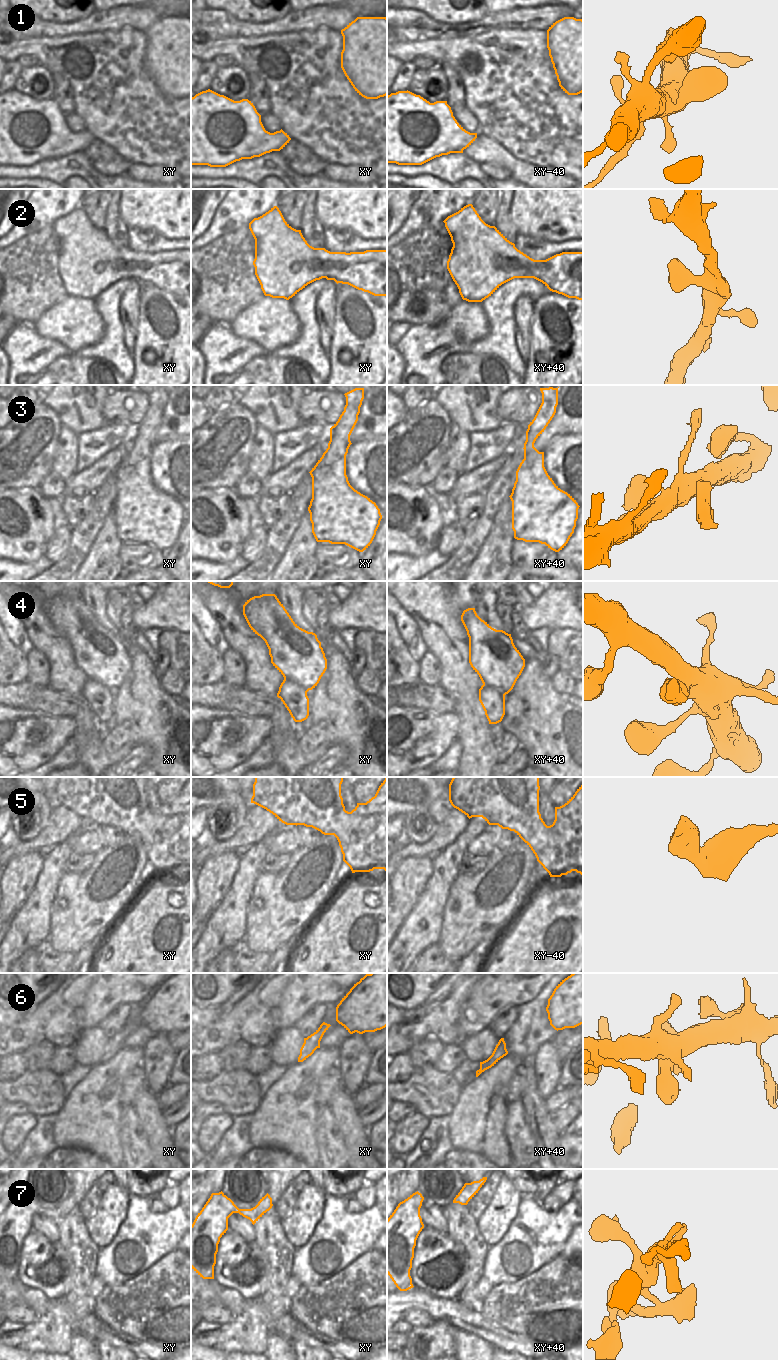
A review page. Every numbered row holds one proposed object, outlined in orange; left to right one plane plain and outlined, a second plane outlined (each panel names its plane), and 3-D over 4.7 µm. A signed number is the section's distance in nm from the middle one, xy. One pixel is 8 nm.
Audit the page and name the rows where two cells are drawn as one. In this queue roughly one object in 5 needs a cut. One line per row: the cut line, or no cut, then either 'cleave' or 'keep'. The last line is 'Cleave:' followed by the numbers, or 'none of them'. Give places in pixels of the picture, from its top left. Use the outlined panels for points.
1: no cut; keep
2: no cut; keep
3: no cut; keep
4: no cut; keep
5: no cut; keep
6: no cut; keep
7: no cut; keep
Cleave: none of them

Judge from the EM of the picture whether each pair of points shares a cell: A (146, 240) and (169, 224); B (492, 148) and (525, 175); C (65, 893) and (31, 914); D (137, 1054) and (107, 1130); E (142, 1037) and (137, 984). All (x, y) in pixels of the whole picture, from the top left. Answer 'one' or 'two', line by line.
A: two
B: one
C: two
D: one
E: two

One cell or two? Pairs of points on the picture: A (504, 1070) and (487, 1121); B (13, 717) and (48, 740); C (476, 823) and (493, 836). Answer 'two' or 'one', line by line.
A: one
B: one
C: two

